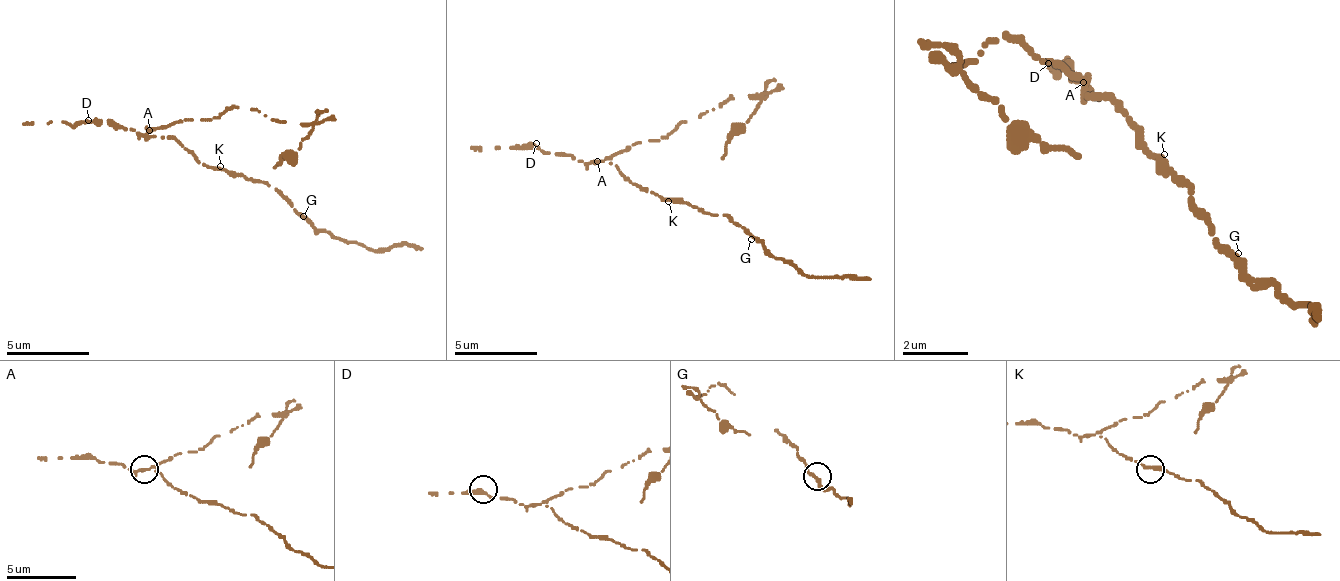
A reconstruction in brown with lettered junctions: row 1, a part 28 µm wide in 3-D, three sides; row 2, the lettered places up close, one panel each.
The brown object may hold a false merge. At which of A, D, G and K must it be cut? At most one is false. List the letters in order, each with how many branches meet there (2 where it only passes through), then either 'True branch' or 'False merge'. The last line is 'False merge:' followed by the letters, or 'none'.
A: Branches: 2. False merge
D: Branches: 2. True branch
G: Branches: 2. True branch
K: Branches: 2. True branch
False merge: A

